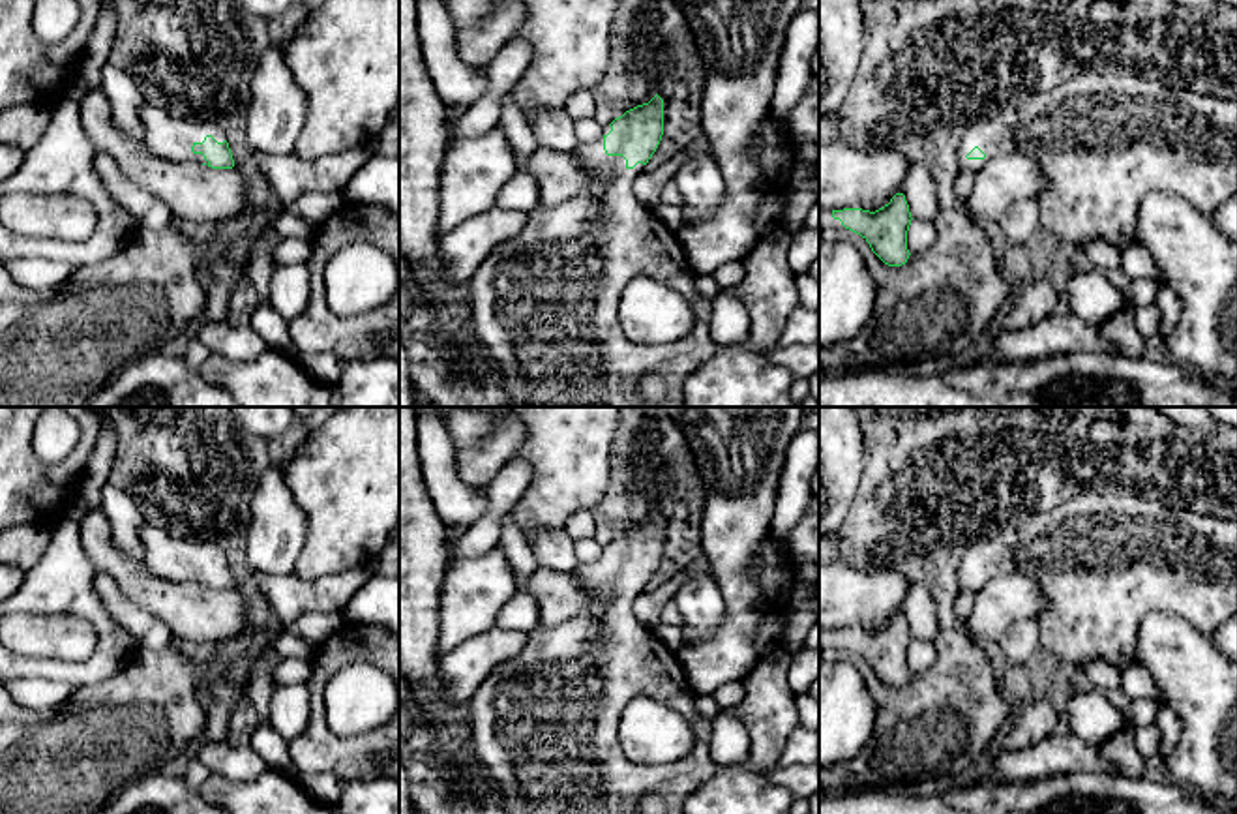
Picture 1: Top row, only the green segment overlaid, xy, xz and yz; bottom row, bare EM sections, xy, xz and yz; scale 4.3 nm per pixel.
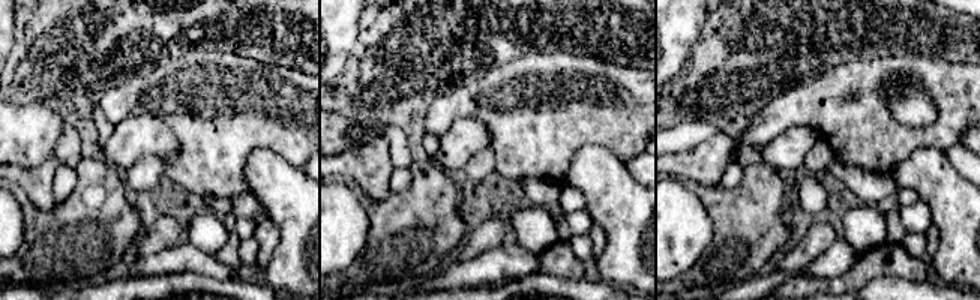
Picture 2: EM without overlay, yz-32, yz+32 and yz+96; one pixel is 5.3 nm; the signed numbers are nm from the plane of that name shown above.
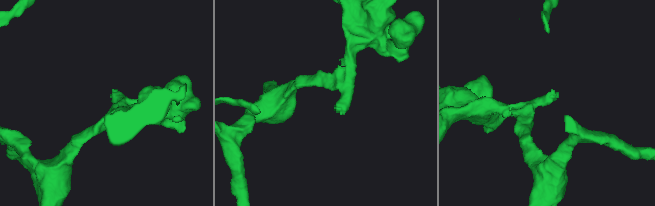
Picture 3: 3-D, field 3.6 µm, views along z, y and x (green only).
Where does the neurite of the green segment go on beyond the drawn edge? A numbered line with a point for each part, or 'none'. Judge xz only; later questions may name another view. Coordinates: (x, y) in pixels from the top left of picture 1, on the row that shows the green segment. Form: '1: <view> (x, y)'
1: xz (546, 304)

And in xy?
1: xy (171, 137)

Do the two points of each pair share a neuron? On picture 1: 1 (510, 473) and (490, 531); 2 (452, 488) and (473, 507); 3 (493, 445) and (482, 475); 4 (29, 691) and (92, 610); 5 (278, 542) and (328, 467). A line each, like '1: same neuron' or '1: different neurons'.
1: same neuron
2: same neuron
3: same neuron
4: different neurons
5: different neurons

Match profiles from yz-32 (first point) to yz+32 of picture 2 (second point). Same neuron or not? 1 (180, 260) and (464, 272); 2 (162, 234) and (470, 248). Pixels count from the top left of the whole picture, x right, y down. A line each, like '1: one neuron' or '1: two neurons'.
1: one neuron
2: one neuron

